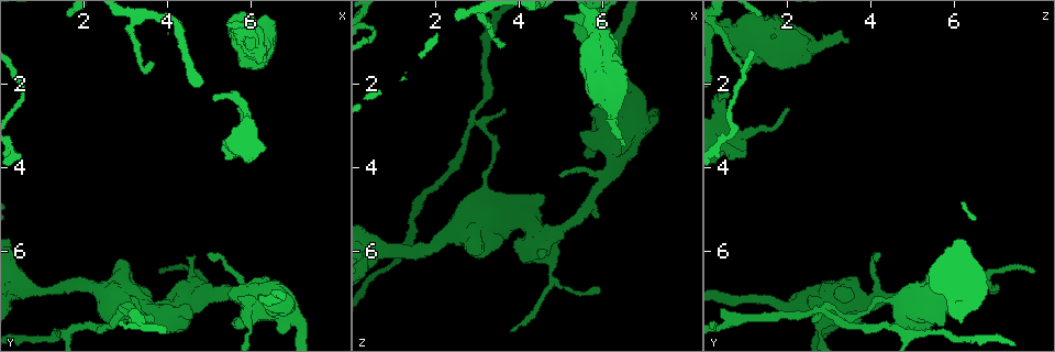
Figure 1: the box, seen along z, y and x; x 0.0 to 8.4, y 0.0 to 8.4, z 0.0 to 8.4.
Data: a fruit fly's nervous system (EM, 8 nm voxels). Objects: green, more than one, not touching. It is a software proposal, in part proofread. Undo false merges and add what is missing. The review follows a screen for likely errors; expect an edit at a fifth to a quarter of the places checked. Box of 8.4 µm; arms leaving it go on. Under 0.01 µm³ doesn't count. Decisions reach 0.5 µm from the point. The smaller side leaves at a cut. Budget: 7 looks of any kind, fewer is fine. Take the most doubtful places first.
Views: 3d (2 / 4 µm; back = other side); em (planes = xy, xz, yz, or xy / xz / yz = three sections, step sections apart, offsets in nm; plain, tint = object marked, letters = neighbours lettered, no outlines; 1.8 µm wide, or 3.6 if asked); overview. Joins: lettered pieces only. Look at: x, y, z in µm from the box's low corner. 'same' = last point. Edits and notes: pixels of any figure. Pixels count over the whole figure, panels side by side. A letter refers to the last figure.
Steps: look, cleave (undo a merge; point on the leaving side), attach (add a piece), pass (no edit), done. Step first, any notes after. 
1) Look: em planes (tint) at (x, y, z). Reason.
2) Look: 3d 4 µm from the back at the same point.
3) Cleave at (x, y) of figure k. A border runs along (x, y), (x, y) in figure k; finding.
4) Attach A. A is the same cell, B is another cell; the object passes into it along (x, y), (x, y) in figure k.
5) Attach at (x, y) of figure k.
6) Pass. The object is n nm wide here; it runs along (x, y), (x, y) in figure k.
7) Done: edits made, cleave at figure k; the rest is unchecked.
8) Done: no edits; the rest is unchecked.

Look: 3d 4 µm from the back at (6.55, 0.95, 3.50). An open end.

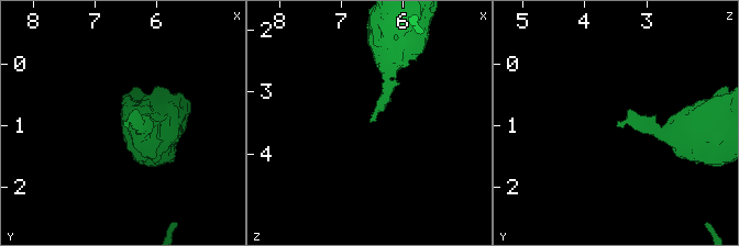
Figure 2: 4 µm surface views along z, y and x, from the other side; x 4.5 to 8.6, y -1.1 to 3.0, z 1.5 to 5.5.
Look: em yz step 16 (letters) at (6.55, 1.00, 3.45).

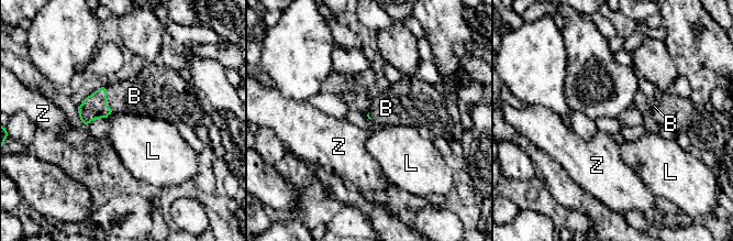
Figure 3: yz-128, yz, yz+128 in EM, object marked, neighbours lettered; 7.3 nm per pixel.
Look: em planes (letters) at the same point.

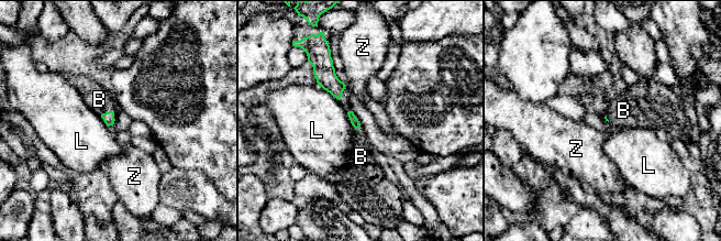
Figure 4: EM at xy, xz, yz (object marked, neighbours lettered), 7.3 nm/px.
Attach B. B is the same cell, L and Z are other cells; the object passes into it along (109, 119), (110, 111), (99, 99) in figure 4; it goes on there.

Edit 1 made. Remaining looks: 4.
Look: em 3.6 µm planes (letters) at (5.25, 3.50, 0.70). Thick end.

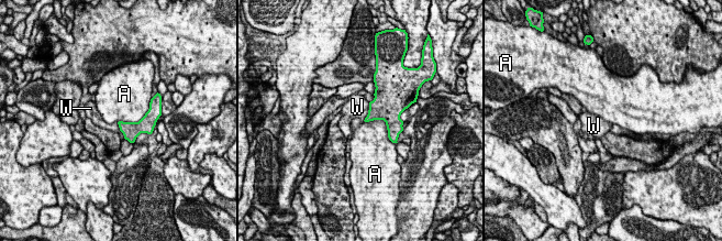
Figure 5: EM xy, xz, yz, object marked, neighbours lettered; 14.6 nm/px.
Pass. A and W are other cells; a border runs along (364, 120), (382, 120), (392, 142) in figure 5; no lettered piece goes on from it.

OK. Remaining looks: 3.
Done: edits made, attach at figure 4; the rest is unchecked.

